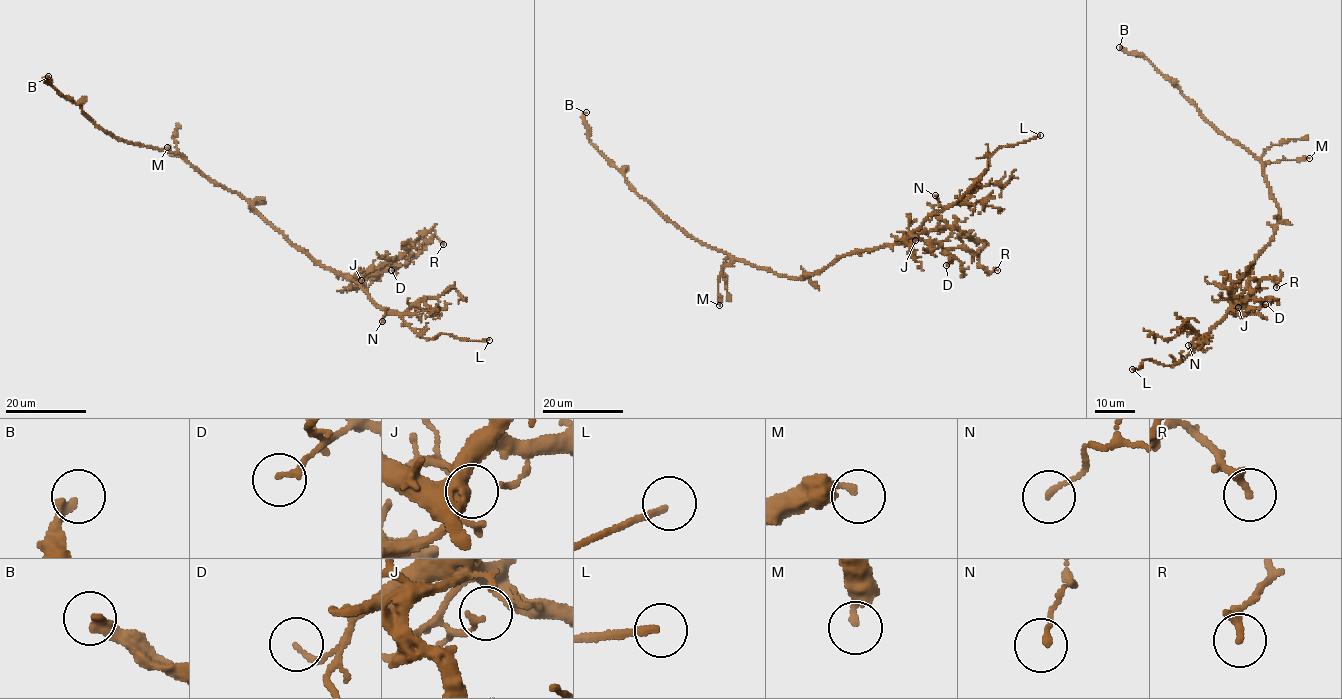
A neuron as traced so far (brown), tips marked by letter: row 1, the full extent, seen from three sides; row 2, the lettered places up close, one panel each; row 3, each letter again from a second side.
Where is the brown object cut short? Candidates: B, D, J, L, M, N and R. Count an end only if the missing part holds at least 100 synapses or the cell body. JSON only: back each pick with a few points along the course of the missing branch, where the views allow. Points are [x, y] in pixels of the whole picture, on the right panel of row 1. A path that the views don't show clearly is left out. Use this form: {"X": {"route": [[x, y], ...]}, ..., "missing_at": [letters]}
{"missing_at": ["L"]}

